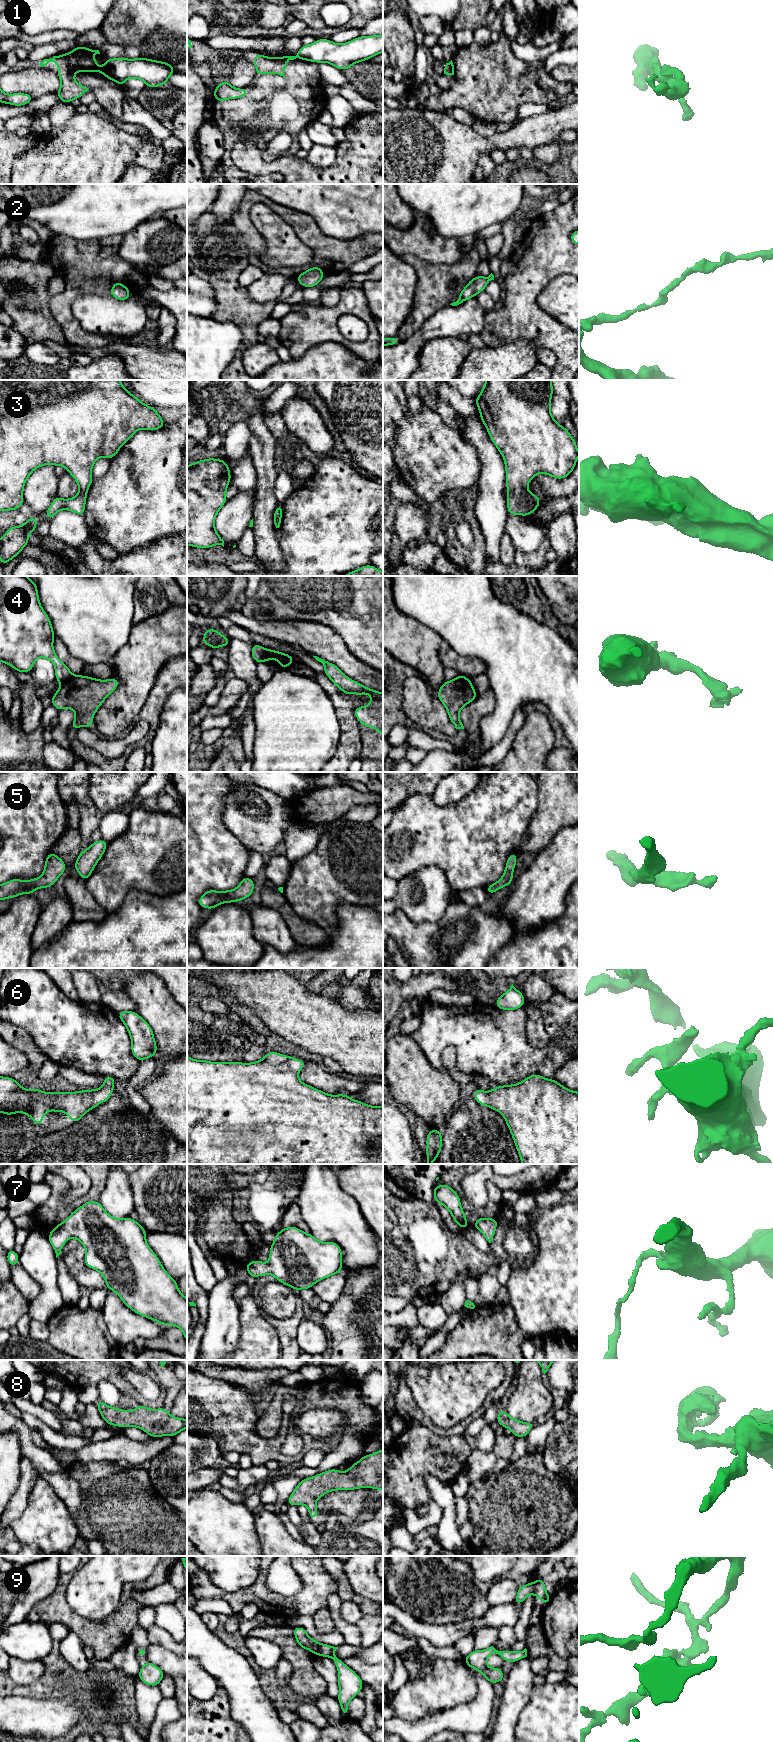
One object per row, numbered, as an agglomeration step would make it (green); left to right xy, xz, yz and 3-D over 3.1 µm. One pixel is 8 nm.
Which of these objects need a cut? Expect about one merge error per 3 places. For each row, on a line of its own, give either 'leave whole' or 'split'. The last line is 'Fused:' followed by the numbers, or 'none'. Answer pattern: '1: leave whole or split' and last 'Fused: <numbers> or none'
1: split
2: leave whole
3: leave whole
4: split
5: leave whole
6: leave whole
7: leave whole
8: leave whole
9: leave whole
Fused: 1, 4

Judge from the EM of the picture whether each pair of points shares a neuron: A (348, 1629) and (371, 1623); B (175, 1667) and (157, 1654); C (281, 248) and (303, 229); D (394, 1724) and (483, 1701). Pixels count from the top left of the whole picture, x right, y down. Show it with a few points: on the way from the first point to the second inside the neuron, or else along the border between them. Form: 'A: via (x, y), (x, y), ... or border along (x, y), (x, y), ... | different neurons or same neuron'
A: border along (354, 1624), (360, 1633), (361, 1644) | different neurons
B: via (171, 1664), (161, 1657) | same neuron
C: border along (281, 217), (312, 252) | different neurons
D: via (416, 1727), (427, 1727), (441, 1720), (461, 1719) | same neuron

